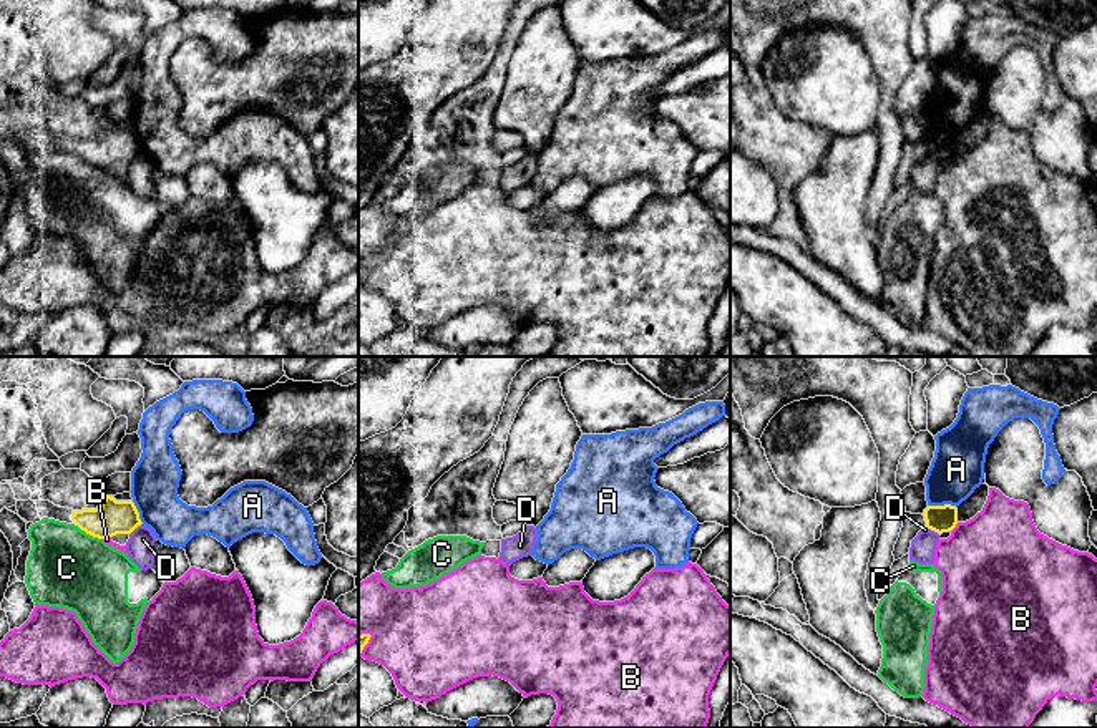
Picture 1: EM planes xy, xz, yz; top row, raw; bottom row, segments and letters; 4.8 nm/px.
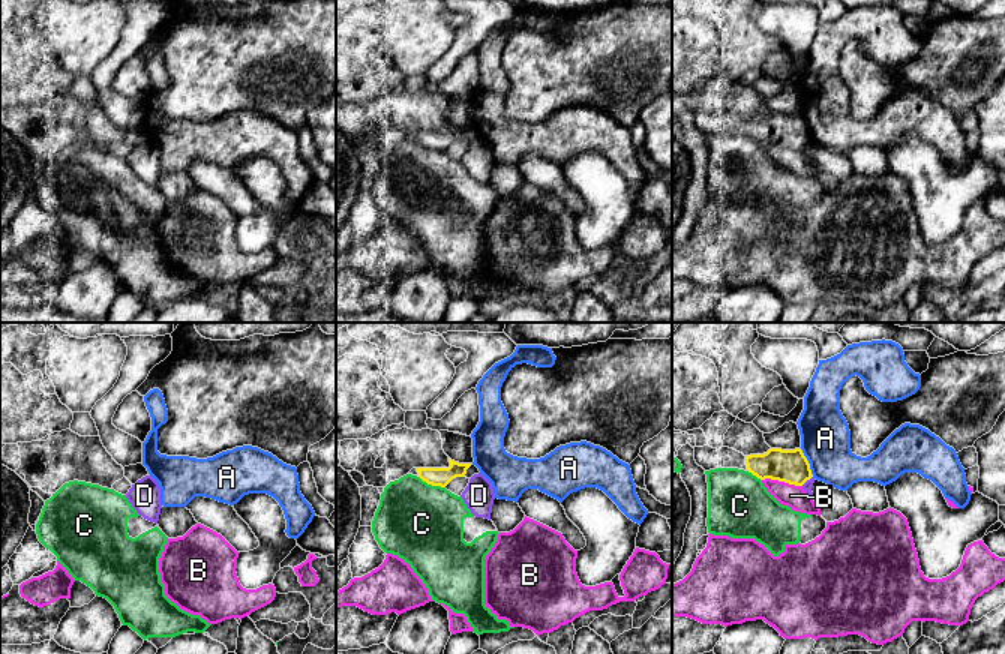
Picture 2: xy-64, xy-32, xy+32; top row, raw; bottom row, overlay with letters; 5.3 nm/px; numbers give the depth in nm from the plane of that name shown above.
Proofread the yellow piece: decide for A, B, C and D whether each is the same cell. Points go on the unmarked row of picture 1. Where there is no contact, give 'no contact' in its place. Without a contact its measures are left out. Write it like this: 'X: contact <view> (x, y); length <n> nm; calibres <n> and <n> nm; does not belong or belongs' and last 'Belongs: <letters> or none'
A: contact yz (945, 133); length 140 nm; calibres 130 and 260 nm; does not belong
B: contact yz (955, 155); length 60 nm; calibres 130 and 480 nm; does not belong
C: contact xy (90, 163); length 150 nm; calibres 170 and 380 nm; does not belong
D: contact yz (933, 158); length 80 nm; calibres 130 and 120 nm; does not belong
Belongs: none

